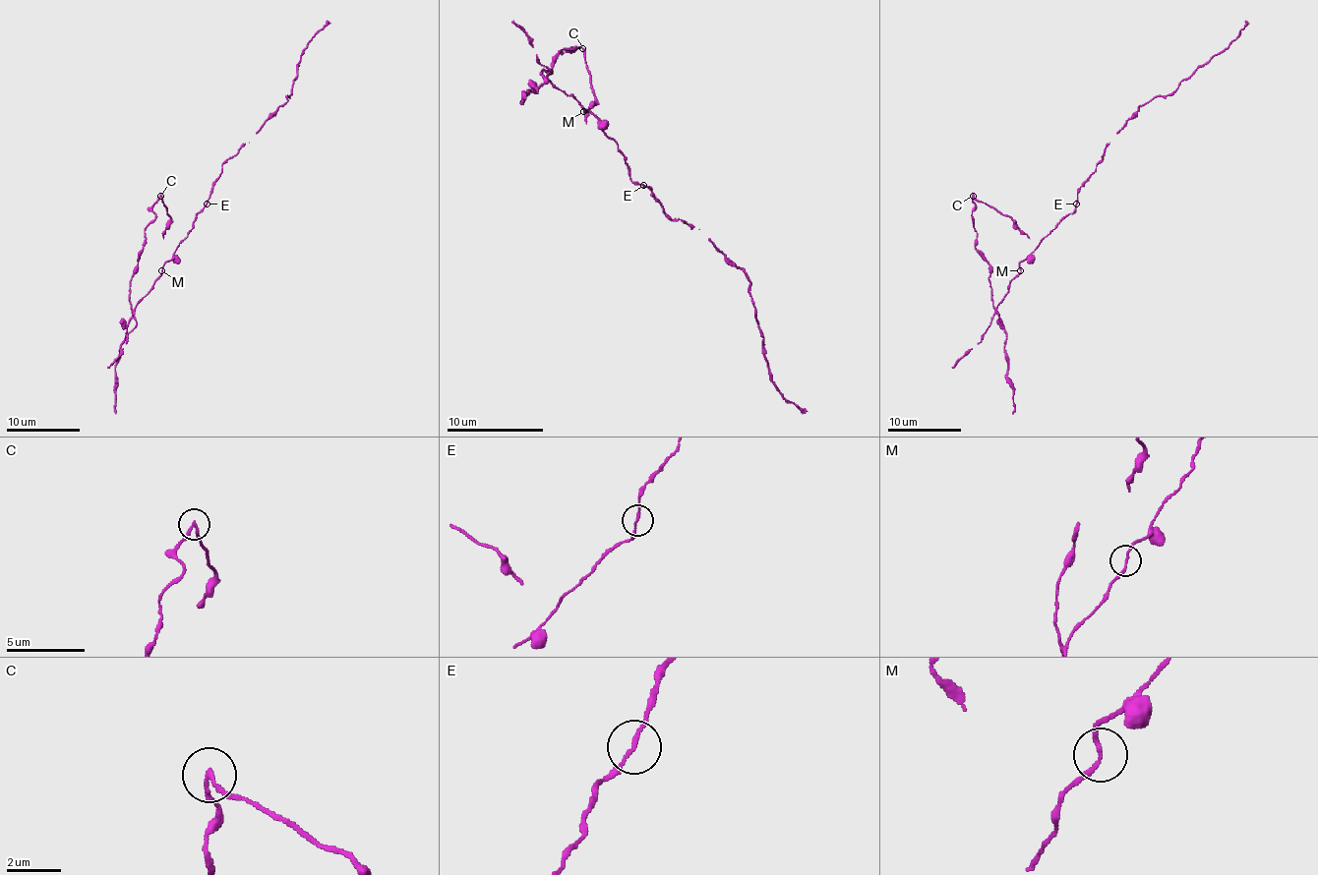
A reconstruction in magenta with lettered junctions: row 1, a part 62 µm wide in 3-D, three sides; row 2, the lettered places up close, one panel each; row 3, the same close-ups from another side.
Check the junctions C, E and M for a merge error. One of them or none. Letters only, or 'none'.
C

